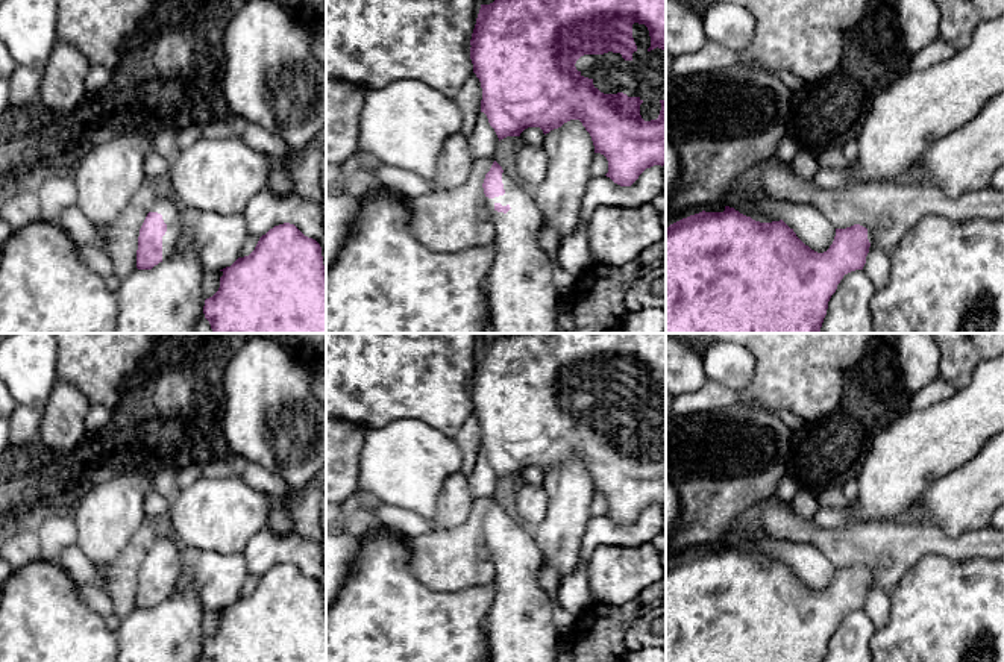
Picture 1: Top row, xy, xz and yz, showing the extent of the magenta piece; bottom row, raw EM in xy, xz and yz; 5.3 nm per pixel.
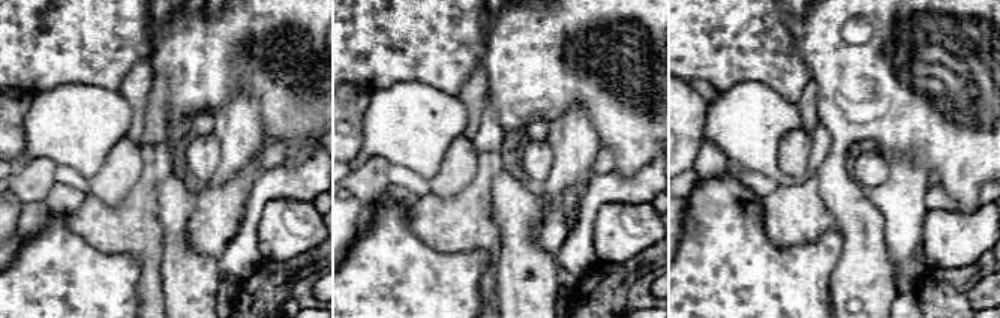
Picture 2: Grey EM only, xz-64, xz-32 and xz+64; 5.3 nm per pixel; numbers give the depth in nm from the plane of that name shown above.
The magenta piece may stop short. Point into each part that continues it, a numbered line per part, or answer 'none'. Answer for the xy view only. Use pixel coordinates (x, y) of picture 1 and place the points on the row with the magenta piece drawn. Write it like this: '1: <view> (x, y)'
1: xy (176, 218)

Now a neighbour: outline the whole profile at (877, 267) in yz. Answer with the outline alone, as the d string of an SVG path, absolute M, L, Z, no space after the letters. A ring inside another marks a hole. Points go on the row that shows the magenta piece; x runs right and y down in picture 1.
M869 250L863 270L872 280L875 289L881 289L890 277L890 256L883 250Z

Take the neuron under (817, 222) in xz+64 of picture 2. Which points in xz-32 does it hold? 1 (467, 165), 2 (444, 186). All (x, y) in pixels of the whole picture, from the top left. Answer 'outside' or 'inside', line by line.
1: outside
2: outside

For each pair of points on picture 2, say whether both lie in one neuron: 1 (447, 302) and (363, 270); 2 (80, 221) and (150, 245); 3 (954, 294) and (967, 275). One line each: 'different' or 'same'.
1: same
2: same
3: same

